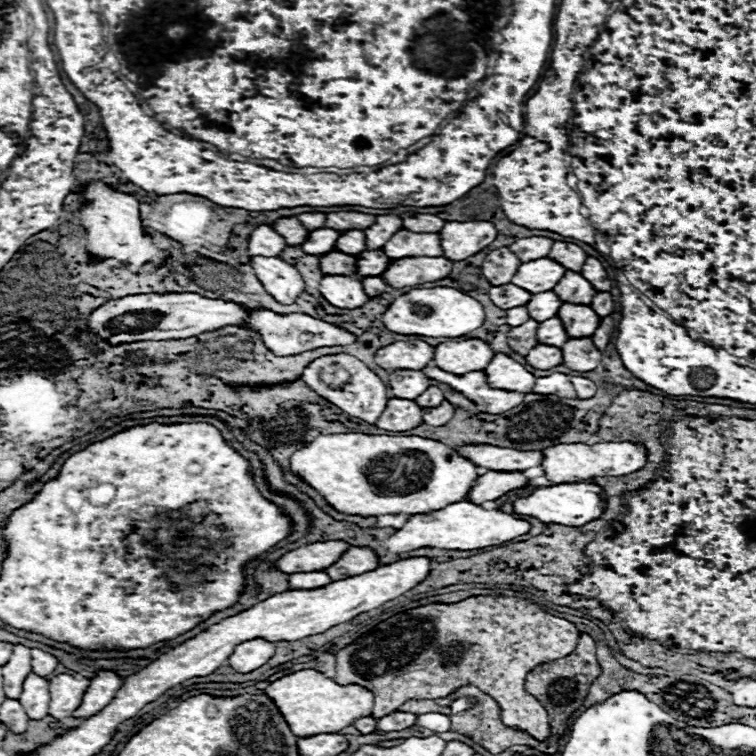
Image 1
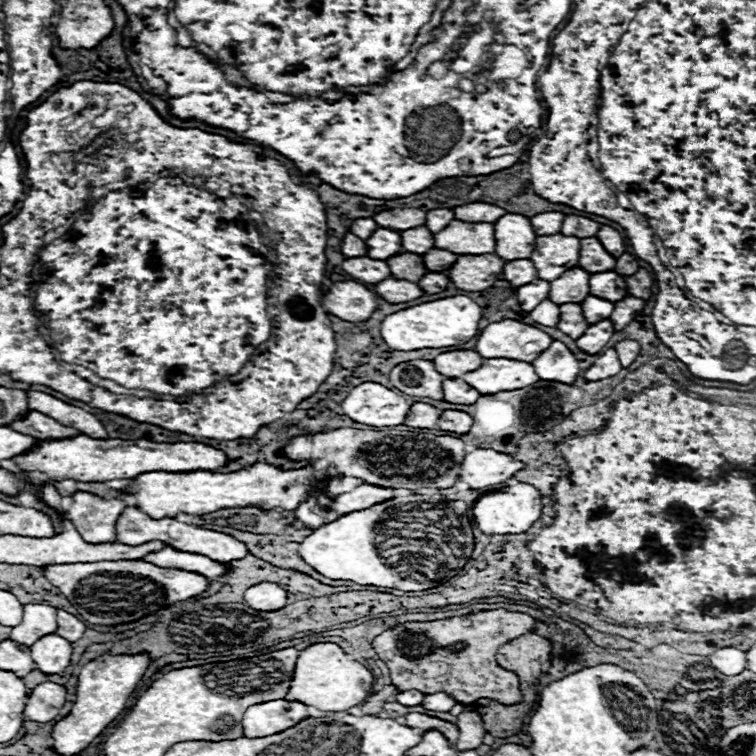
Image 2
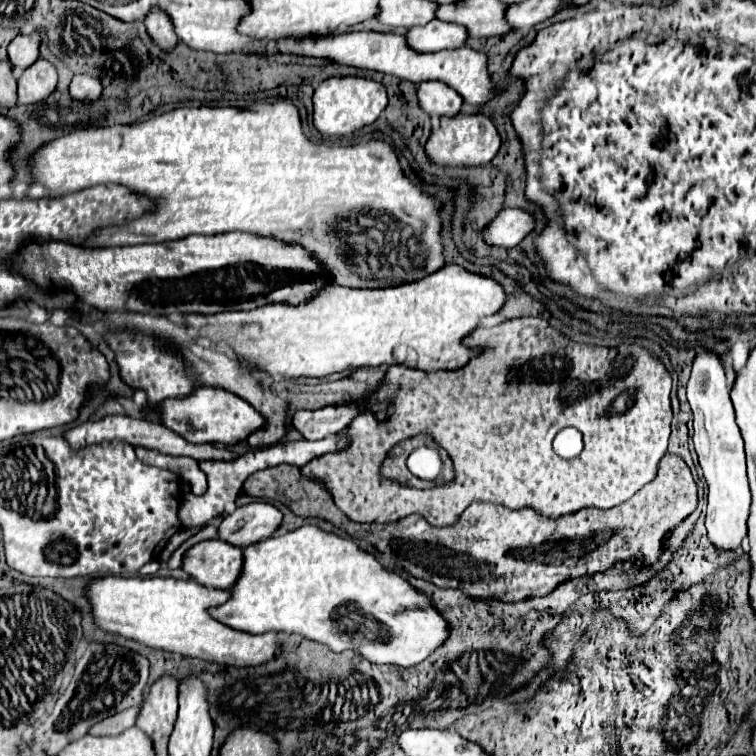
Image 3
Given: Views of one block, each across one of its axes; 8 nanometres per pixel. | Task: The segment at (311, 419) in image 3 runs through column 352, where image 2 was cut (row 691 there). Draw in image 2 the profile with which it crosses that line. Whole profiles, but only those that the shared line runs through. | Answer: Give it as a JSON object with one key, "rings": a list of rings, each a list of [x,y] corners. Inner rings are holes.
{"rings":[[[406,690],[406,692],[400,692],[400,694],[396,696],[396,700],[398,700],[402,706],[418,706],[418,704],[422,704],[424,694],[422,694],[422,692],[416,692],[416,690]]]}

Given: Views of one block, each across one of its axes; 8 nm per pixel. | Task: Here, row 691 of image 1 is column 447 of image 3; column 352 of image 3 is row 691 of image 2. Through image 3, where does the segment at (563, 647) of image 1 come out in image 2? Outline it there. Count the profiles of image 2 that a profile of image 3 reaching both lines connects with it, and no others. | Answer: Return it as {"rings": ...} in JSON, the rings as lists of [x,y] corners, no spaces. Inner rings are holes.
{"rings":[[[498,608],[432,622],[404,622],[378,634],[376,640],[372,640],[372,646],[378,658],[388,664],[390,680],[400,692],[444,692],[462,704],[490,698],[510,706],[522,700],[520,682],[514,672],[498,666],[496,652],[508,640],[534,632],[534,626],[536,620],[532,616]]]}

